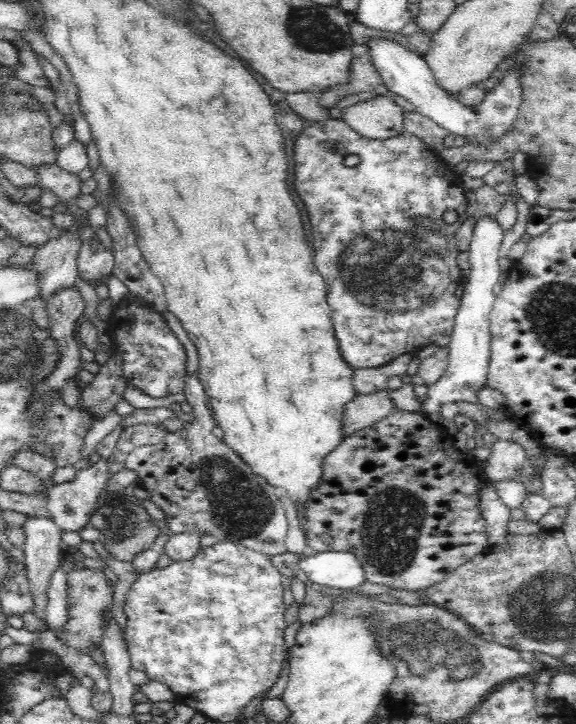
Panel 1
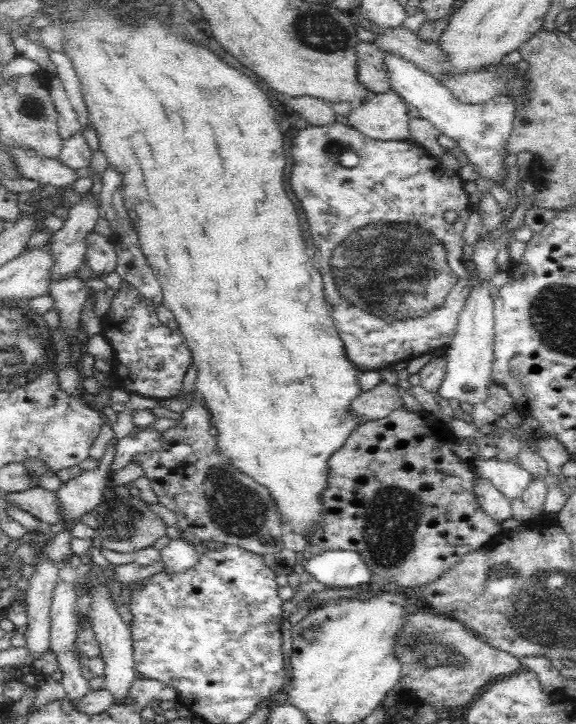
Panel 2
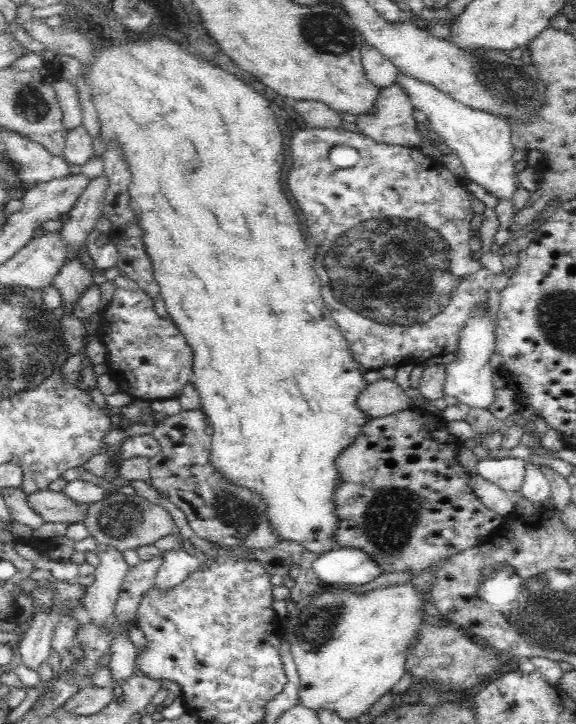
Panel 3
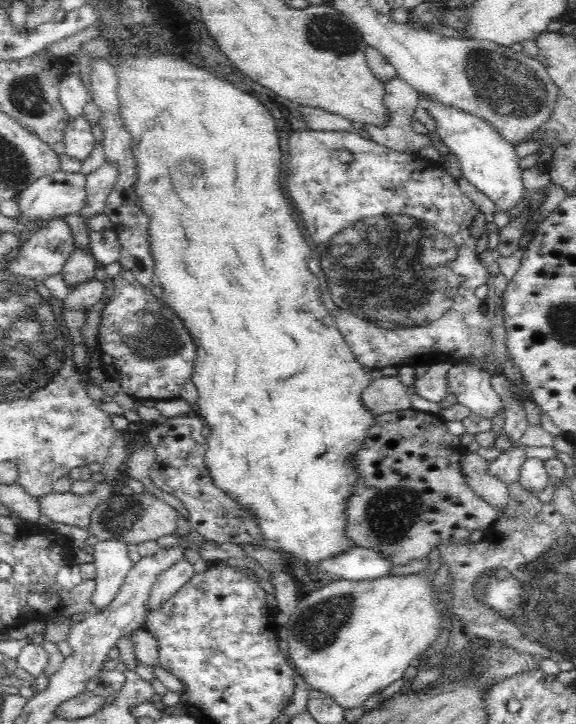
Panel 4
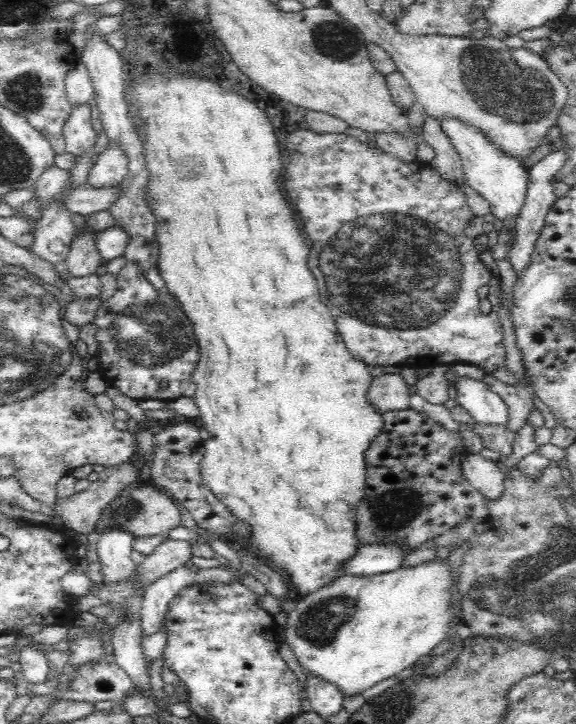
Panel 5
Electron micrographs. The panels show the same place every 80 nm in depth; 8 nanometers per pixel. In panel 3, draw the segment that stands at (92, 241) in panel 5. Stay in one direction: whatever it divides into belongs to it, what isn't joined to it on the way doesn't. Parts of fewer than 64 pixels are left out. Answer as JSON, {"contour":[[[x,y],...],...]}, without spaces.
{"contour":[[[70,258],[54,277],[53,285],[58,288],[64,299],[66,315],[73,314],[73,304],[81,297],[84,290],[92,284],[94,272],[88,270],[81,258]]]}

